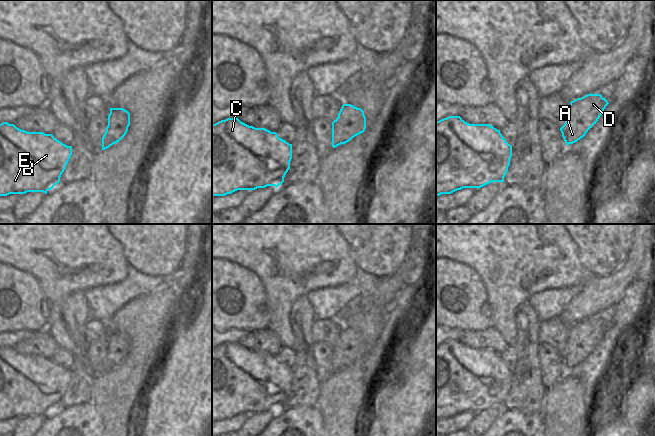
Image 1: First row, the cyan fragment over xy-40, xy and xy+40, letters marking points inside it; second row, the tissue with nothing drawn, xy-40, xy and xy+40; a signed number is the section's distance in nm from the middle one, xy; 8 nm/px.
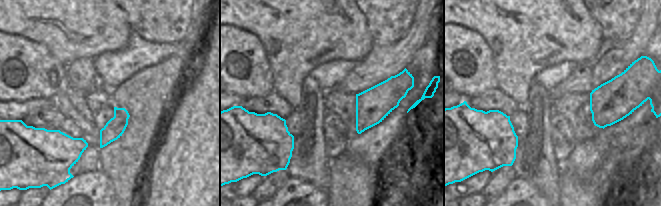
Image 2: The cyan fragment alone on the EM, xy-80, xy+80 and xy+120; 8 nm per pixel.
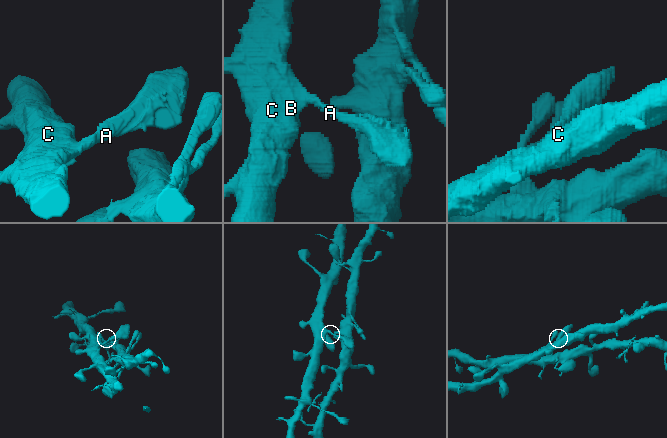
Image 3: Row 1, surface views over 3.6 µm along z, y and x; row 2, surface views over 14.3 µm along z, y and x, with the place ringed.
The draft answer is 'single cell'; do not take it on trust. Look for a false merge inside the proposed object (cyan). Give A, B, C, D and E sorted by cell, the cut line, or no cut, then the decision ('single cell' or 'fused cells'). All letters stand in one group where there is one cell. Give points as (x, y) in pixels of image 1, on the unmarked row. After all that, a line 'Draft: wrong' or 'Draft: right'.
A B C D E | no cut | single cell
Draft: right

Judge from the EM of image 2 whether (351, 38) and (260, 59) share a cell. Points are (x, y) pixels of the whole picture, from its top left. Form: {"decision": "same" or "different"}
{"decision": "different"}

